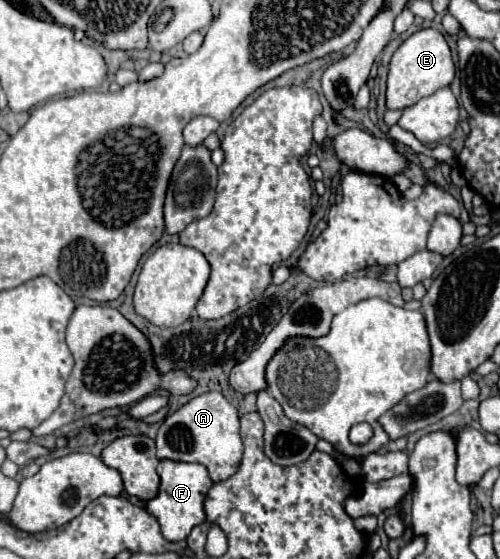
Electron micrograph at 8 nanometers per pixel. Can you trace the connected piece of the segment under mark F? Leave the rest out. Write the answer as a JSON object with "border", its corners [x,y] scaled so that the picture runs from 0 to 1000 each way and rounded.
{"border":[[[322,823],[314,844],[322,852],[322,869],[318,869],[318,884],[294,898],[294,916],[302,916],[318,930],[322,952],[334,966],[342,970],[370,966],[390,941],[410,934],[406,894],[414,887],[414,877],[426,869],[426,862],[414,848],[414,837],[402,830]]]}

